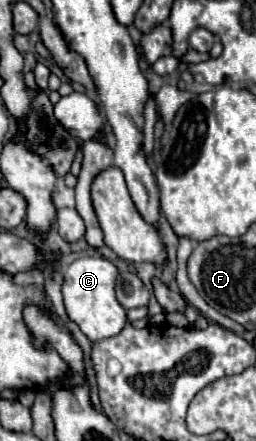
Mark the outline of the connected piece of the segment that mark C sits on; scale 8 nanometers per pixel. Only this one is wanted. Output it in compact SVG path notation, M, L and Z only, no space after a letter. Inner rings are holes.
M98 256L76 258L64 272L62 294L64 294L66 312L92 342L116 336L126 326L126 310L118 304L114 292L116 278L118 278L118 268L110 260Z

